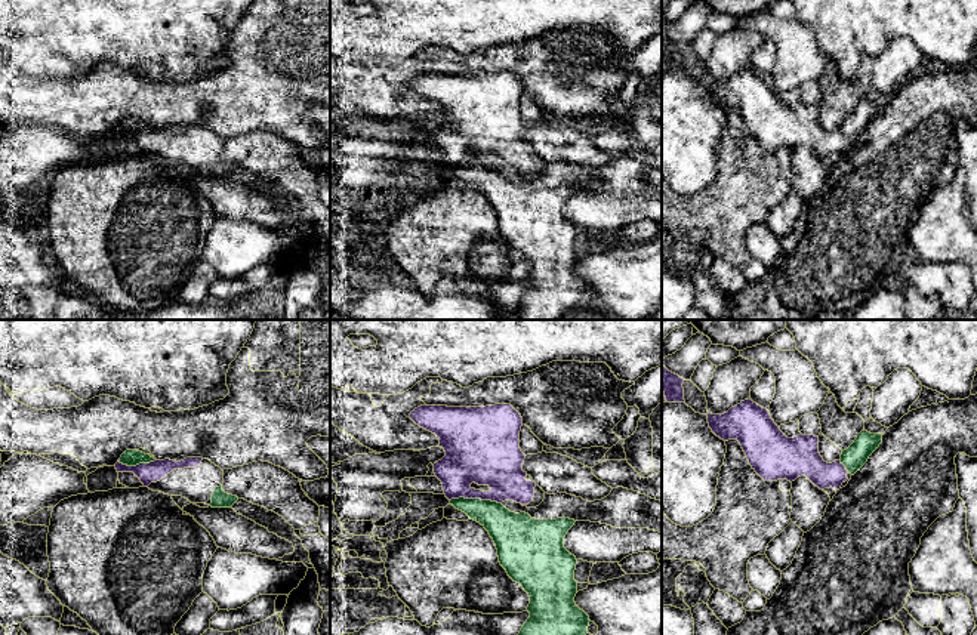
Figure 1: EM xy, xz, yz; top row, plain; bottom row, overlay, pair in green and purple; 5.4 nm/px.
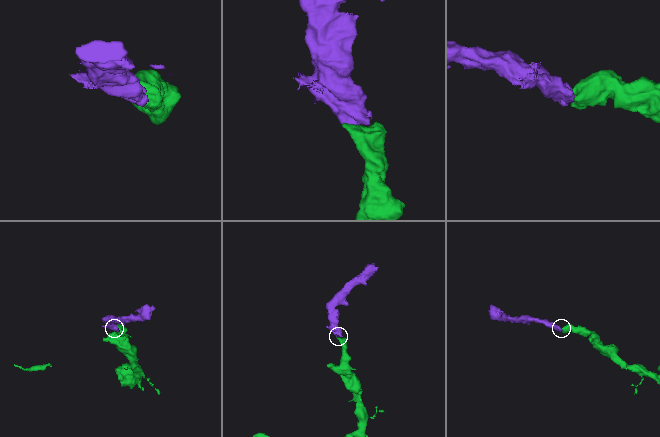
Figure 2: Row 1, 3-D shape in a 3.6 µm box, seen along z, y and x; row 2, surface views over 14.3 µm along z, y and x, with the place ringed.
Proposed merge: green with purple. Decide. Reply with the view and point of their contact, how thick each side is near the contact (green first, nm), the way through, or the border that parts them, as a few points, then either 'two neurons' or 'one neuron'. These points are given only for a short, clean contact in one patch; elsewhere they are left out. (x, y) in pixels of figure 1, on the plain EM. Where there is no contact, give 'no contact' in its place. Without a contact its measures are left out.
meets green in xz at (475, 168); 200 nm thick on the green side, 340 nm on the other; one neuron

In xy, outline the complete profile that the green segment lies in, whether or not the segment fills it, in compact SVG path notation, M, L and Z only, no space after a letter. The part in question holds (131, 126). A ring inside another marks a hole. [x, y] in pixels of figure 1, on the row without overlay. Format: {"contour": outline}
{"contour": "M126 118L120 126L120 132L127 133L127 135L136 135L139 132L150 132L154 129L155 127L151 126L150 123L145 123L138 118Z"}

